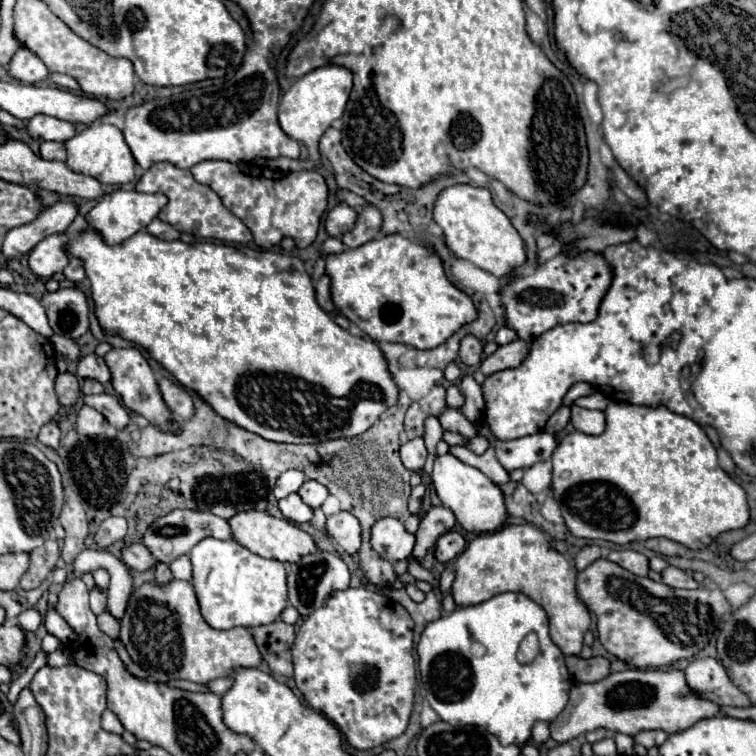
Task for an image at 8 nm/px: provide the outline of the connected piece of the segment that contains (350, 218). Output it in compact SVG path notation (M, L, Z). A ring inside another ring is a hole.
M340 203L338 207L334 207L332 211L328 211L326 217L326 231L332 237L340 237L348 231L354 229L354 223L358 219L358 211L346 203Z

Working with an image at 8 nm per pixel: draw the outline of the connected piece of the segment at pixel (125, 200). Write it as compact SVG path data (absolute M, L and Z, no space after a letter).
M114 191L110 195L104 195L102 201L88 213L90 227L98 229L102 237L108 243L122 243L140 229L146 229L148 223L158 215L158 211L168 203L168 199L162 193L138 193L138 191Z

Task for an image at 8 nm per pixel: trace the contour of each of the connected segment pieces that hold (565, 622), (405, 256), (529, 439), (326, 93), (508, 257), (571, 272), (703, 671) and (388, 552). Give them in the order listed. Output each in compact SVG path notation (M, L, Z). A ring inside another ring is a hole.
M504 525L492 533L482 533L476 539L472 539L468 543L468 547L456 557L454 563L456 569L456 581L452 585L452 597L456 601L456 605L464 607L464 605L478 605L482 601L488 601L494 595L500 593L508 593L508 591L518 591L524 593L528 597L532 597L532 601L536 601L550 619L550 637L552 641L556 641L556 645L560 647L560 651L564 655L580 655L582 651L582 637L590 627L590 613L584 607L584 603L576 597L576 571L574 565L556 549L552 549L550 545L550 537L536 525Z
M398 233L368 241L356 249L344 249L338 255L328 255L326 275L330 277L330 295L338 311L356 323L376 343L390 341L416 349L434 349L436 345L442 345L452 333L456 333L460 325L476 319L476 307L472 299L448 281L436 251Z
M478 421L476 429L494 447L498 461L502 463L502 467L508 473L512 473L514 469L528 469L534 463L546 461L546 459L550 459L552 449L556 449L554 435L546 433L546 431L526 435L526 437L518 437L518 439L510 439L510 441L502 441L502 439L496 439L492 435L486 421Z
M322 65L322 67L306 73L304 77L296 79L292 83L292 87L280 99L278 121L280 121L280 127L284 129L284 133L288 133L292 139L296 139L296 141L300 141L300 143L304 143L308 147L310 157L305 161L280 157L275 160L269 160L268 166L274 170L295 172L312 169L312 167L320 165L318 141L320 141L322 133L330 127L330 123L334 119L342 117L342 113L346 109L346 103L348 103L350 91L352 91L352 73L350 73L350 69L346 69L342 65Z
M458 183L442 189L434 201L432 217L442 227L444 241L456 257L466 259L496 277L504 277L526 261L524 241L512 227L510 219L494 205L490 191L484 187Z
M560 253L542 263L536 273L518 277L500 289L506 327L514 329L518 339L532 341L560 323L594 321L610 281L612 269L600 253L578 253L576 257L564 257L564 253ZM568 277L572 277L572 297L568 297Z
M702 657L686 667L686 681L694 693L728 707L750 707L750 699L728 679L726 669L718 659Z
M382 517L372 525L370 545L378 557L386 561L404 561L412 555L414 535L406 531L404 523L396 517Z

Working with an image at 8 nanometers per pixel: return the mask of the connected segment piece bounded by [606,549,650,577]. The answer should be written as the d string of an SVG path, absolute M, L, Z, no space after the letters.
M622 549L622 551L610 551L610 555L606 557L608 561L612 563L618 563L620 567L624 567L626 571L634 573L634 575L640 575L640 577L646 577L650 567L648 567L648 559L638 553L638 551L632 551L632 549Z

